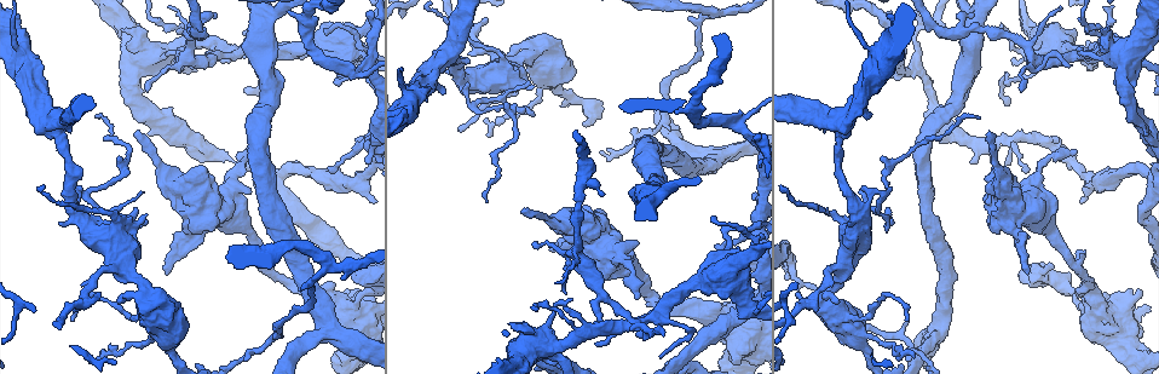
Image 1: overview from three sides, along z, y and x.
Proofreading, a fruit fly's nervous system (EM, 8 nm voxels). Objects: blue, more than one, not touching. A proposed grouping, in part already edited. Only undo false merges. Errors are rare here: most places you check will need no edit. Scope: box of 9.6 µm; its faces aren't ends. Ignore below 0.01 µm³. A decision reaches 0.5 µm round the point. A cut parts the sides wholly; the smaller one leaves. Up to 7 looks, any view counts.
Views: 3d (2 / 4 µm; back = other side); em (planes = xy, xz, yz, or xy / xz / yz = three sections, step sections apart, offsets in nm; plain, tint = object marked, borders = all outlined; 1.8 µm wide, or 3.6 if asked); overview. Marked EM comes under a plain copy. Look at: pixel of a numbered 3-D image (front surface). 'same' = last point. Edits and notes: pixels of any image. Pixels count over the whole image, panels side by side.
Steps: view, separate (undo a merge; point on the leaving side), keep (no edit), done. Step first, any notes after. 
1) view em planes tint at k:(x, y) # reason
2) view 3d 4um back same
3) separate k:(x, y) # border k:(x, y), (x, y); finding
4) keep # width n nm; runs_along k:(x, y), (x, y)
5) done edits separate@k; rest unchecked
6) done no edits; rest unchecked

view em yz step 16 tint at 1:(1099, 54) # four-way junction

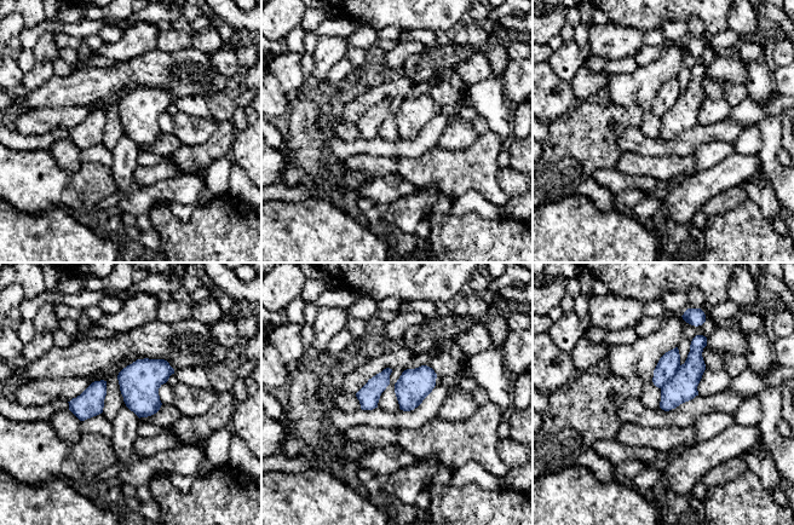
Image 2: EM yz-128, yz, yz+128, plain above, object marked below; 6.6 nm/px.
view em planes tint same # cut it another way

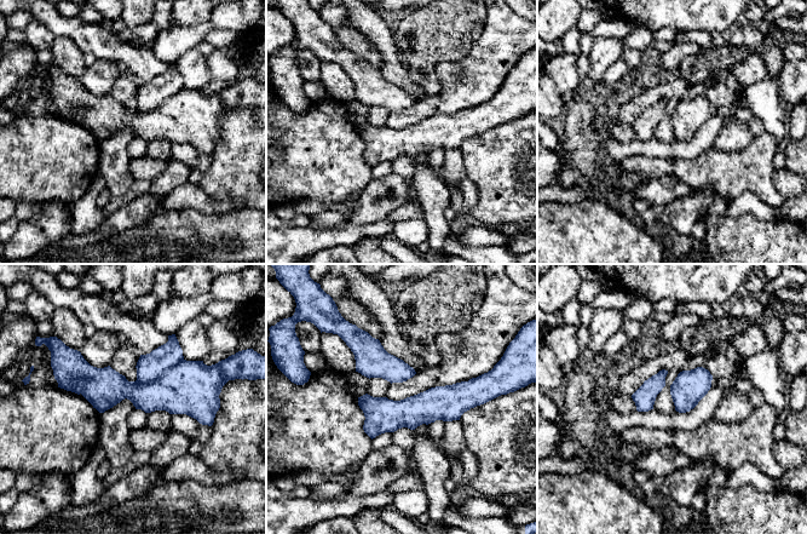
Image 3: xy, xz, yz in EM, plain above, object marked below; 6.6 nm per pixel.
separate 3:(151, 366) # border 3:(183, 359), (151, 382), (136, 380); two neurons meet here

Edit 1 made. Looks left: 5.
view 3d 4um at 1:(136, 86) # thick turns thin

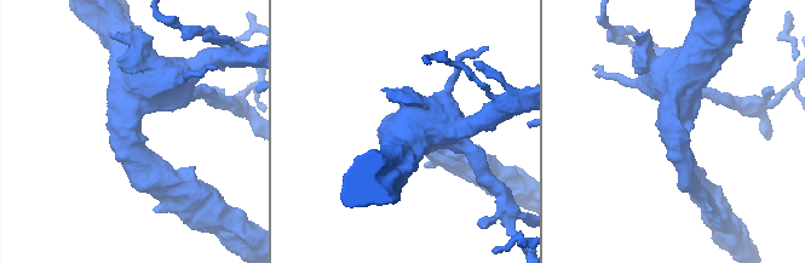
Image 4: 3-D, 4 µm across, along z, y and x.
view em 3.6um yz step 16 borders at 4:(670, 130) # arm_widths 280, 750 nm; now the EM

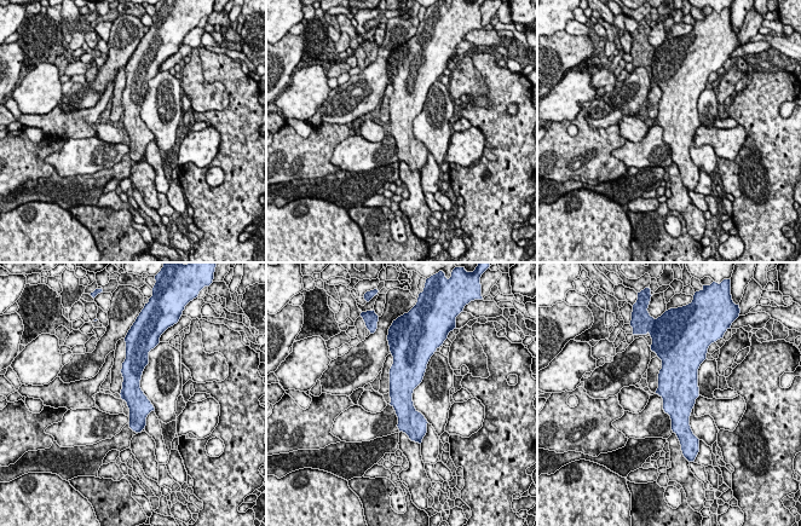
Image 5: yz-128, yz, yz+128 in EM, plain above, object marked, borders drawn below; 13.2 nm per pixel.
keep # width 280 nm; runs_along 5:(130, 364), (138, 428); all the same neuron

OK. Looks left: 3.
view 3d 4um back at 1:(533, 66) # thick turns thin

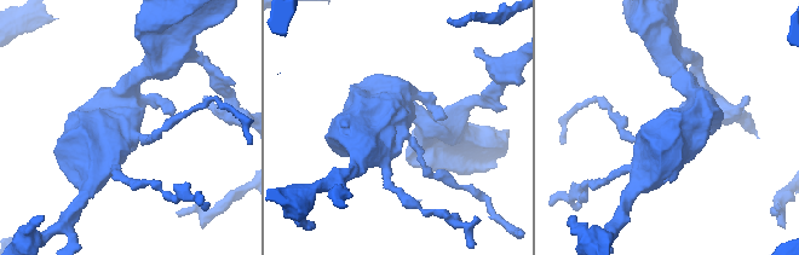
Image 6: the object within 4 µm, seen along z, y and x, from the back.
view em 3.6um planes borders at 6:(129, 137) # shape alone is not enough

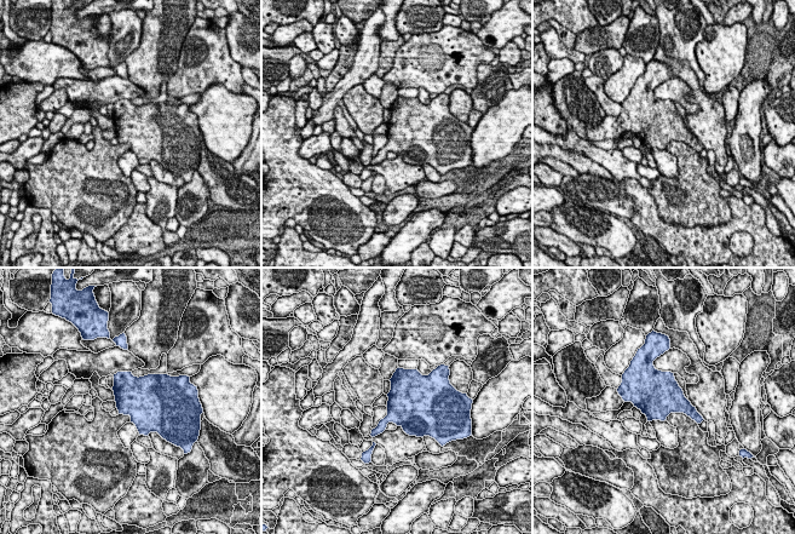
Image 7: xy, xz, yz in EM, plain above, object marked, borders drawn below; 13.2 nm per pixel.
keep # all the same neuron

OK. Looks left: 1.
done edits separate@3; rest unchecked

